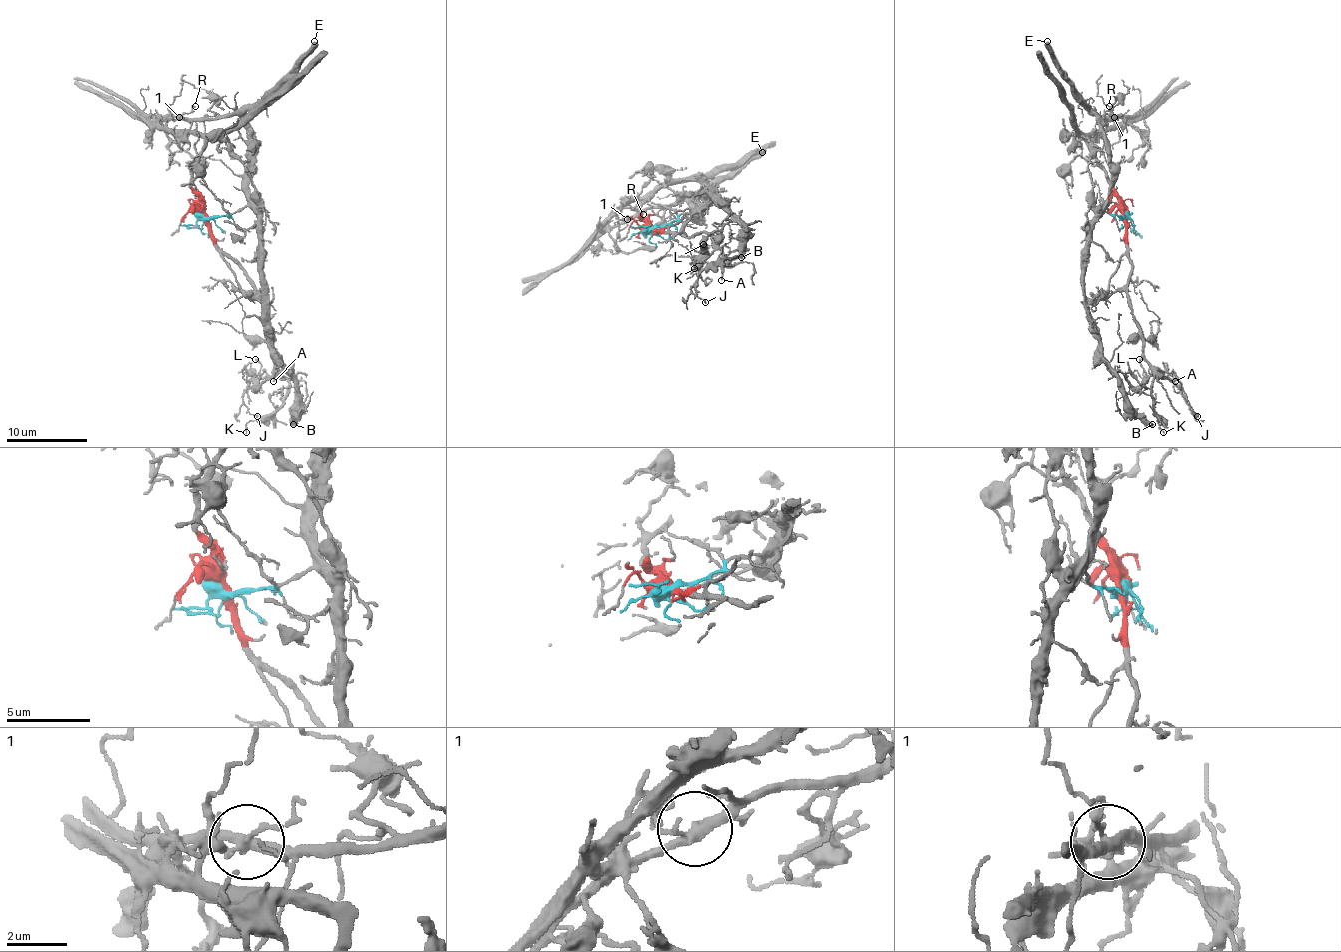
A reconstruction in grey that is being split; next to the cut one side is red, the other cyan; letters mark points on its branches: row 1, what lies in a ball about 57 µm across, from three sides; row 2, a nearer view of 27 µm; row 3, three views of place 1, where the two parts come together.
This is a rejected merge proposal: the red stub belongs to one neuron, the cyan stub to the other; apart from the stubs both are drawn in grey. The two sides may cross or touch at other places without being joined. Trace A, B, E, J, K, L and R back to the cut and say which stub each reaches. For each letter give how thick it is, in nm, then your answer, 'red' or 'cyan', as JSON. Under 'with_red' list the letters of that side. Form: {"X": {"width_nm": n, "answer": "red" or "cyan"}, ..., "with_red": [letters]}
{"A": {"width_nm": 120, "answer": "red"}, "B": {"width_nm": 480, "answer": "cyan"}, "E": {"width_nm": 480, "answer": "cyan"}, "J": {"width_nm": 130, "answer": "red"}, "K": {"width_nm": 130, "answer": "red"}, "L": {"width_nm": 120, "answer": "cyan"}, "R": {"width_nm": 110, "answer": "red"}, "with_red": ["A", "J", "K", "R"]}

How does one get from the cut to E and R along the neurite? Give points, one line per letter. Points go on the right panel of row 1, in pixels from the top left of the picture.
E: (1123, 215), (1112, 217), (1106, 206), (1110, 202), (1108, 140), (1102, 126), (1062, 71), (1048, 41)
R: (1123, 215), (1123, 202), (1086, 140), (1092, 134), (1098, 134), (1108, 120), (1114, 118), (1108, 105)

